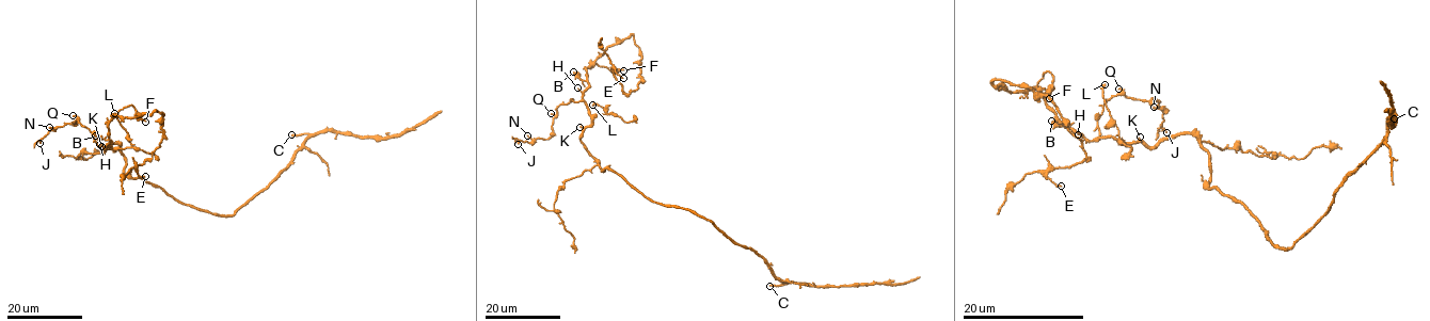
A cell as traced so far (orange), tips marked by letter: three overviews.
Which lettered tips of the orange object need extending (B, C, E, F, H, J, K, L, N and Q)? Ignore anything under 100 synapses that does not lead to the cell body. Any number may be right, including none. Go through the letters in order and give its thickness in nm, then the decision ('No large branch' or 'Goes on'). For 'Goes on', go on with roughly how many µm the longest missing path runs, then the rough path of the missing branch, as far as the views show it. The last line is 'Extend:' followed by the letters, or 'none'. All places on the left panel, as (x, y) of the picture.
B: Thickness 140 nm. No large branch
C: Thickness 240 nm. Goes on. Missing length about 80 µm
E: Thickness 130 nm. No large branch
F: Thickness 140 nm. No large branch
H: Thickness 80 nm. No large branch
J: Thickness 130 nm. No large branch
K: Thickness 140 nm. No large branch
L: Thickness 240 nm. No large branch
N: Thickness 140 nm. No large branch
Q: Thickness 100 nm. No large branch
Extend: C

